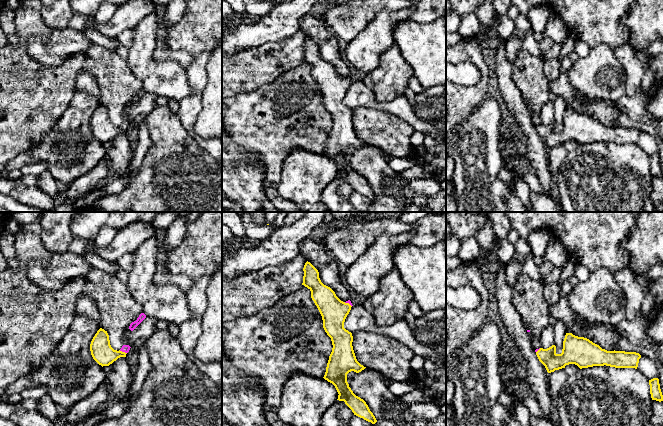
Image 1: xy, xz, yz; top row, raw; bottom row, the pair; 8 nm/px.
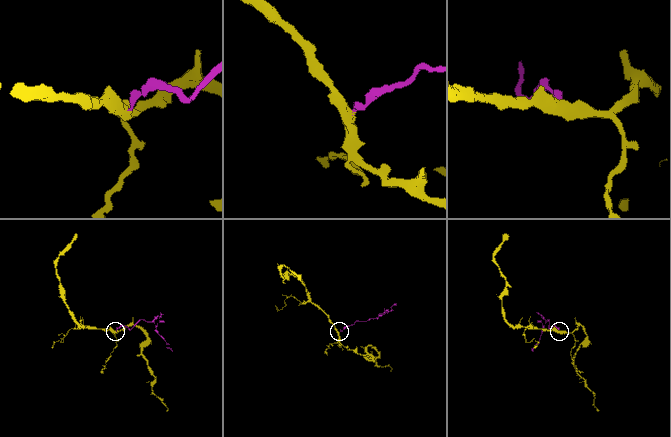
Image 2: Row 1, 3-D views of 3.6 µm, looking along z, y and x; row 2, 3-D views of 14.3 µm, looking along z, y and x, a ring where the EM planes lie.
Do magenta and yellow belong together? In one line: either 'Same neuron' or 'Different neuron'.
Same neuron

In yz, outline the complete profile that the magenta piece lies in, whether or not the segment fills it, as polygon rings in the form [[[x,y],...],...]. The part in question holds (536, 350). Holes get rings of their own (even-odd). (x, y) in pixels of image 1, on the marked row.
[[[566,333],[561,354],[556,353],[556,346],[536,349],[539,361],[548,373],[575,364],[580,369],[593,366],[637,369],[641,355],[636,352],[607,351],[587,338]]]

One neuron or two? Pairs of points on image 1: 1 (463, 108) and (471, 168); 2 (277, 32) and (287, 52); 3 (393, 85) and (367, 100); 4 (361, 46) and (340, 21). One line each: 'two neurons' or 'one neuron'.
1: two neurons
2: two neurons
3: two neurons
4: two neurons

